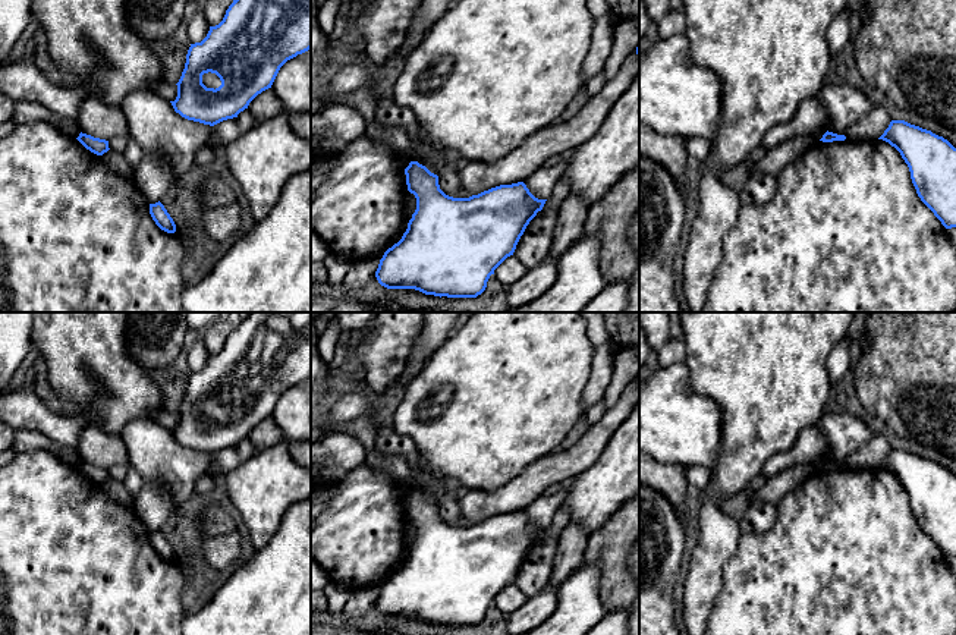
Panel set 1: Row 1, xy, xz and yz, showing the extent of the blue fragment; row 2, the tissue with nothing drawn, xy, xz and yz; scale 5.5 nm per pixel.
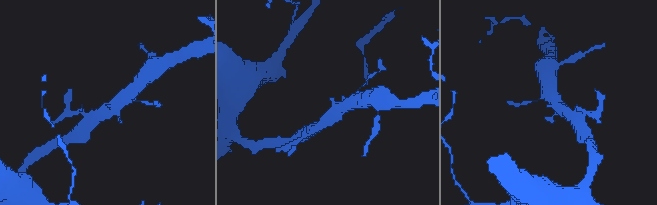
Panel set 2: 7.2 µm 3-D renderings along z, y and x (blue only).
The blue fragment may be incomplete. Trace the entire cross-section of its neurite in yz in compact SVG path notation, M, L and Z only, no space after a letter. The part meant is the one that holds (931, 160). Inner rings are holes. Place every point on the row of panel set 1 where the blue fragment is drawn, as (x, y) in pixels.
M891 120L878 139L900 153L918 197L941 224L956 227L956 148L943 136L905 120Z

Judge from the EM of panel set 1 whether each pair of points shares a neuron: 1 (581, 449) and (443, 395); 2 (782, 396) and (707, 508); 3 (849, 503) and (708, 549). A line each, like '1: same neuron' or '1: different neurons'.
1: different neurons
2: same neuron
3: different neurons

